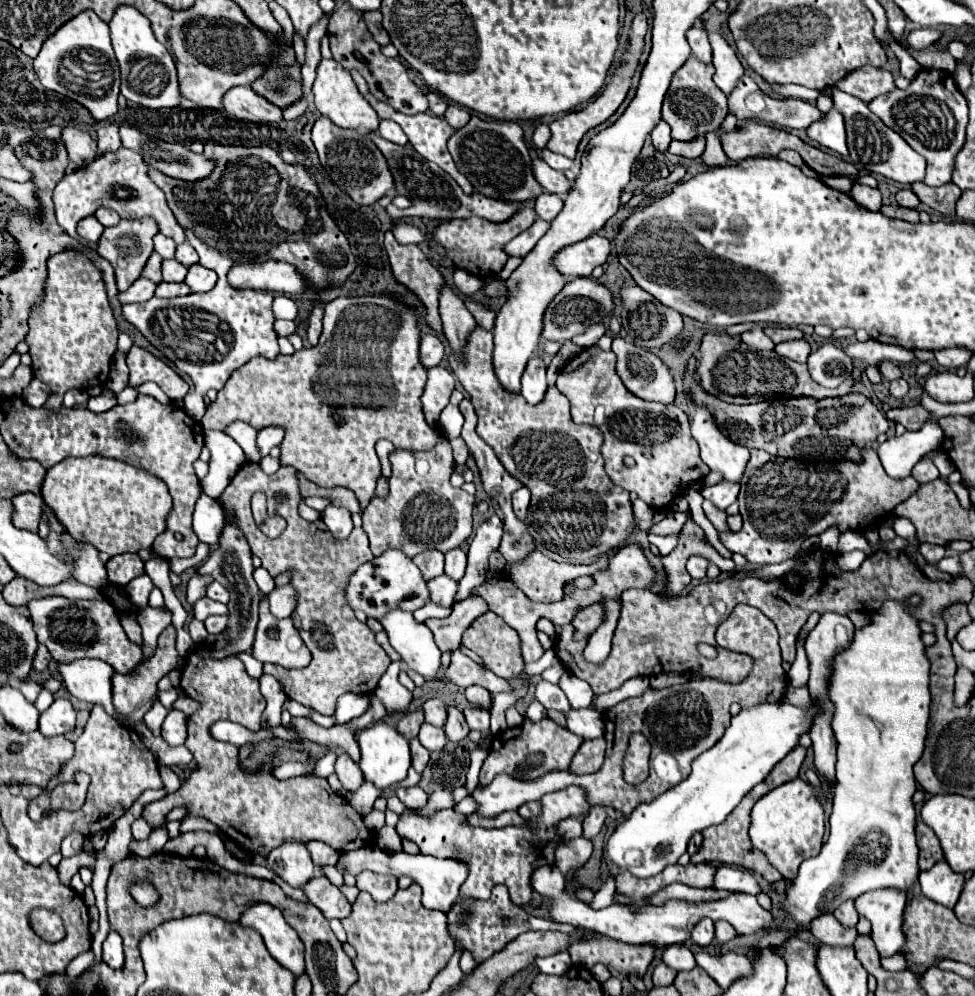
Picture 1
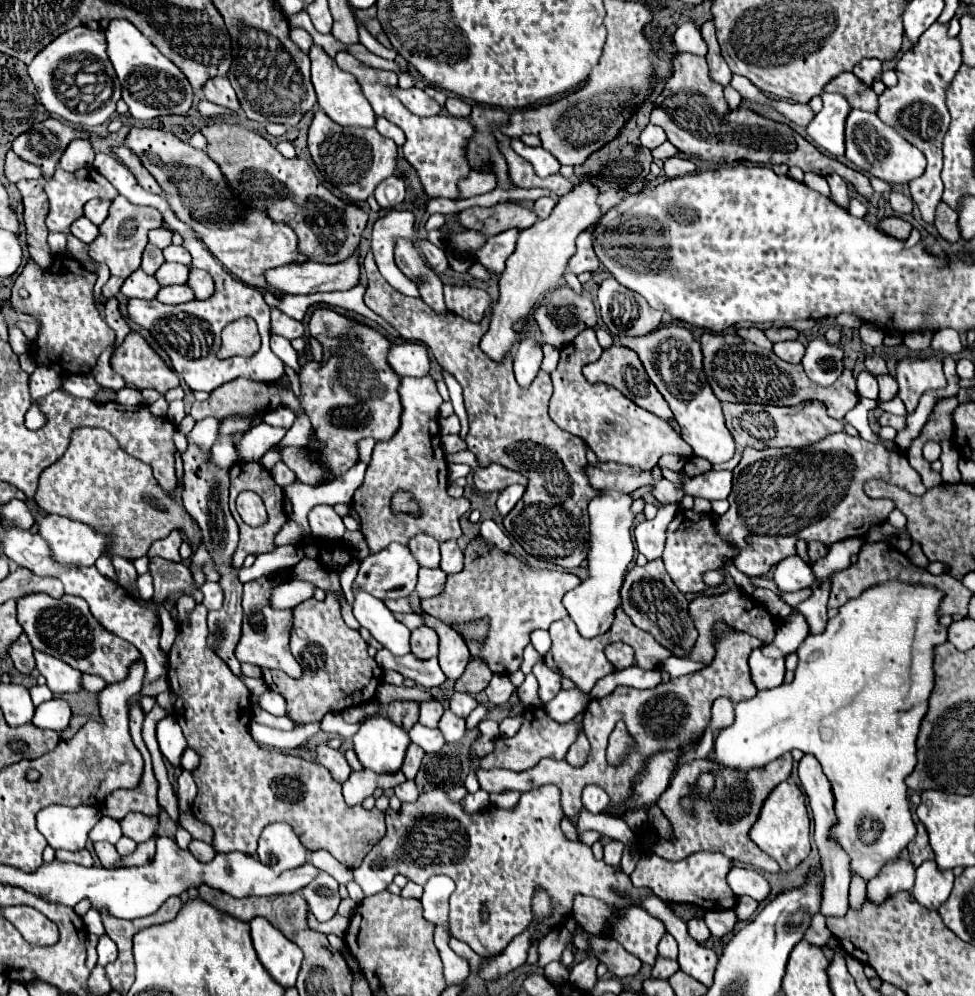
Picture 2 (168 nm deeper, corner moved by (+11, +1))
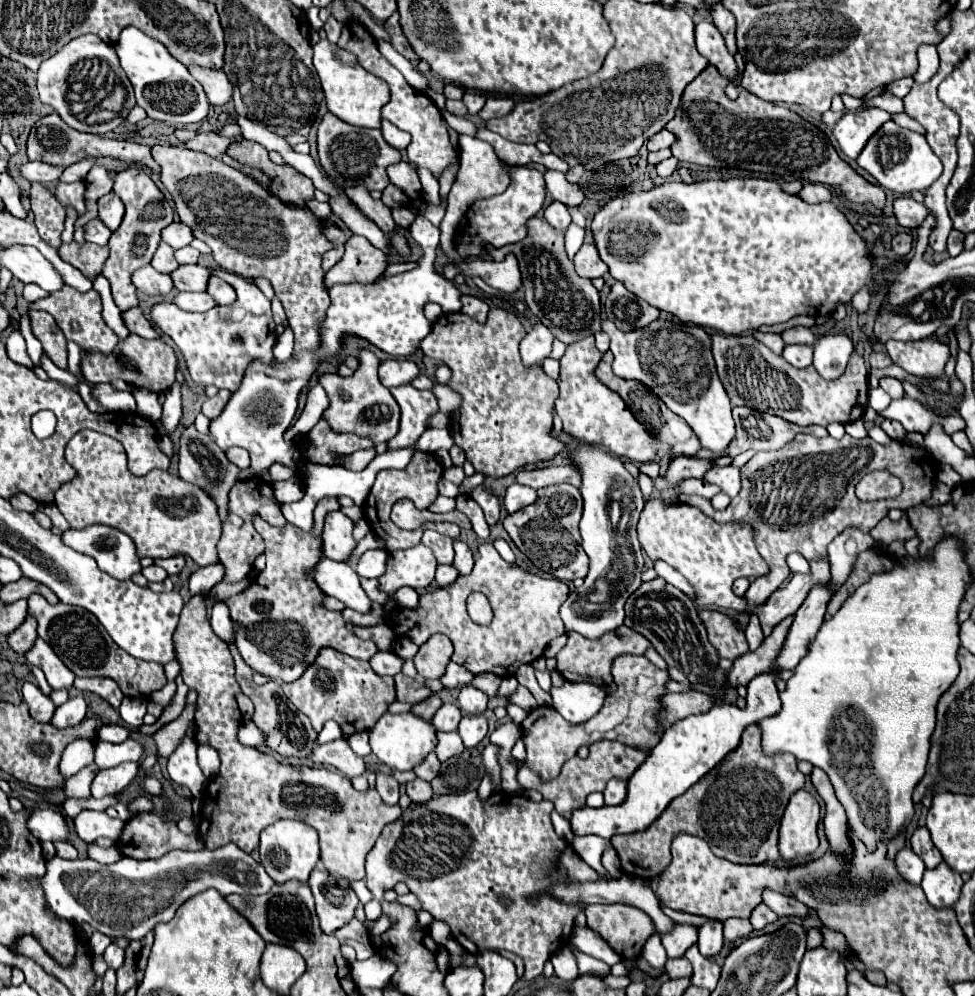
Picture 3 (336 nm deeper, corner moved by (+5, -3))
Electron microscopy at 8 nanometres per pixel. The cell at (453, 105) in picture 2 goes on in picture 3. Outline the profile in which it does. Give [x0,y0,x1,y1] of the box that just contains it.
[463,91,485,115]

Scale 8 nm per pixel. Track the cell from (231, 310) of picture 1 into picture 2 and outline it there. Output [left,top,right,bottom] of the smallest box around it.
[93,153,283,393]

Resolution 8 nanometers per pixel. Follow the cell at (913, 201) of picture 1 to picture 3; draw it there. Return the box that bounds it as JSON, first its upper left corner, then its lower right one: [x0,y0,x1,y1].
[893,197,929,229]

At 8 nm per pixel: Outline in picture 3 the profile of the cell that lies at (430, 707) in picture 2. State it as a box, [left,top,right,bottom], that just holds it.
[431,703,461,731]

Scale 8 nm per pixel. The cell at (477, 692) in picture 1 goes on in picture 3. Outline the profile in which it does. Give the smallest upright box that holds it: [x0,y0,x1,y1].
[393,587,419,609]

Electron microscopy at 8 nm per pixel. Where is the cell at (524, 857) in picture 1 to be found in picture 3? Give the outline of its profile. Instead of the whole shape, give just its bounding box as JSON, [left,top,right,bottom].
[367,791,603,979]

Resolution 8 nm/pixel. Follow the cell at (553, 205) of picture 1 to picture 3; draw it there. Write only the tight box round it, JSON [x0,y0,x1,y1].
[545,201,571,231]

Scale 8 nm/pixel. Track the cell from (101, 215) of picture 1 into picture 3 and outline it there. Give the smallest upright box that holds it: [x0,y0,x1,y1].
[97,191,125,231]

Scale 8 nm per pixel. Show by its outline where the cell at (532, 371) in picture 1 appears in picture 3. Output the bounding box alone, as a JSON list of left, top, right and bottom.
[521,323,553,367]

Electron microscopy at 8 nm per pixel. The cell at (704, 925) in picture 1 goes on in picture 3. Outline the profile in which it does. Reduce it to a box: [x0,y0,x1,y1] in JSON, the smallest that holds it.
[699,921,723,957]

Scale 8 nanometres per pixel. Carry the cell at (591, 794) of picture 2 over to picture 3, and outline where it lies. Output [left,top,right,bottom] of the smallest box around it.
[603,779,627,805]

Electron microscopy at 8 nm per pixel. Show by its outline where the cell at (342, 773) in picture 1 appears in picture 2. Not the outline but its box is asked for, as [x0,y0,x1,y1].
[315,743,351,783]

